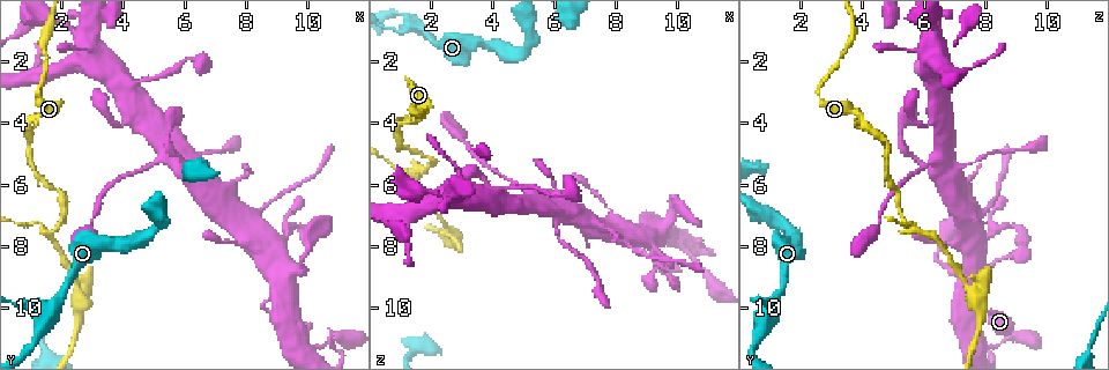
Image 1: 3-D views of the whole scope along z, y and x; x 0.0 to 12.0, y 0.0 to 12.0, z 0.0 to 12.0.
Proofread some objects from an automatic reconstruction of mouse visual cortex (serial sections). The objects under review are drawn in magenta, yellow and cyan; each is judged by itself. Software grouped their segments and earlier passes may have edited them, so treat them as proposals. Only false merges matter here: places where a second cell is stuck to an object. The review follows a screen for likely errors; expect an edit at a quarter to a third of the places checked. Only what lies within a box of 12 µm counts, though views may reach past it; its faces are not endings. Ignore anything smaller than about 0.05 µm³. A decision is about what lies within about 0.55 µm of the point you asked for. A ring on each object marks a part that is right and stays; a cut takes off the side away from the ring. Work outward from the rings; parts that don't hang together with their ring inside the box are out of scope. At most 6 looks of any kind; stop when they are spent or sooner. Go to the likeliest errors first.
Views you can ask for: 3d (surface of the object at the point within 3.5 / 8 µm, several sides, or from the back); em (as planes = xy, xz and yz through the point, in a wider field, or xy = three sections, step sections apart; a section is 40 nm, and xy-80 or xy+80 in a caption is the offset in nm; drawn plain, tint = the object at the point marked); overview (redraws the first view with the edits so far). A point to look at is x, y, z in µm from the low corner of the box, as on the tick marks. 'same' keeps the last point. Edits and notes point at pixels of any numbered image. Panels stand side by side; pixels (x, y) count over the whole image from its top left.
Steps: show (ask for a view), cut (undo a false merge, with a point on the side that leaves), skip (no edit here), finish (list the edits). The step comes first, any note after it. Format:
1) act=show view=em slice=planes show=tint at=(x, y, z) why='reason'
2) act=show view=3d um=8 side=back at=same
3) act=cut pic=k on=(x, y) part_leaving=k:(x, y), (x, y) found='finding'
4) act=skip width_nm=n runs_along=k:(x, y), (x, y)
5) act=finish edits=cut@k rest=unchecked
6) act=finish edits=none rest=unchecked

act=show view=3d um=8 at=(1.5, 7.4, 5.7) why='sharp bend'

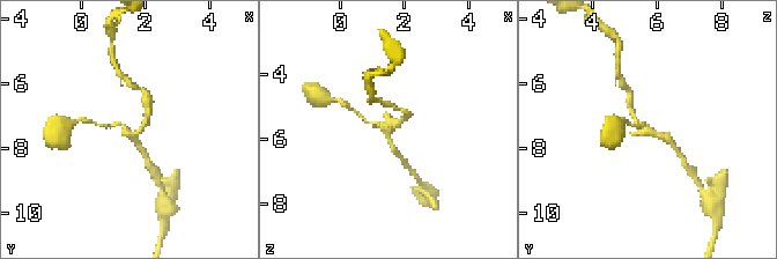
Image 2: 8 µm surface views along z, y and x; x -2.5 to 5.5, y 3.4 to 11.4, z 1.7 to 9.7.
act=show view=3d um=3.5 at=(1.5, 7.5, 5.8)

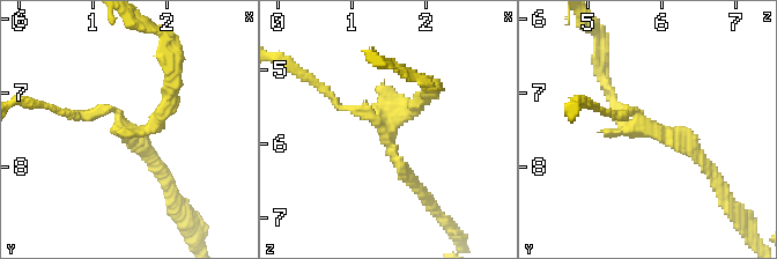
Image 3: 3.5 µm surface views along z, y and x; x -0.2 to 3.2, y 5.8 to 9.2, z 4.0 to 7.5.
act=show view=em slice=xy step=5 show=tint at=(1.50, 7.50, 5.70)

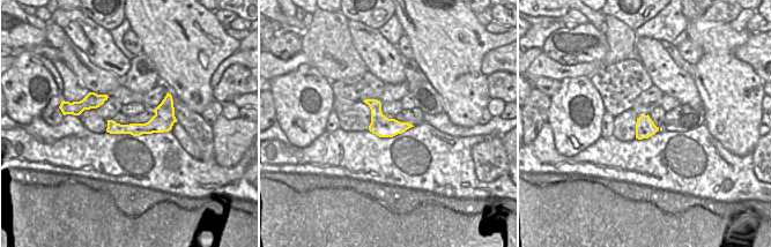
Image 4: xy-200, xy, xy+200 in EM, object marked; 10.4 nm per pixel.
act=skip runs_along=4:(170, 104), (147, 128), (110, 129) found='one cell here'

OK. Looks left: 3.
act=show view=3d um=3.5 at=(5.5, 5.1, 6.4) why='side arm on a straight run'

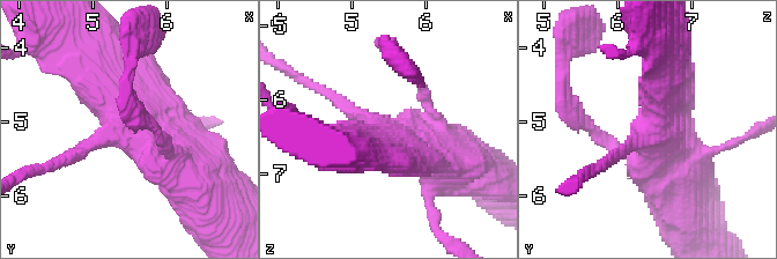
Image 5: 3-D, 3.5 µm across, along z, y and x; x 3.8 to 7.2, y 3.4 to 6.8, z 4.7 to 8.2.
act=show view=em slice=xy step=1 show=plain at=(5.40, 5.15, 6.45) why='now the EM'

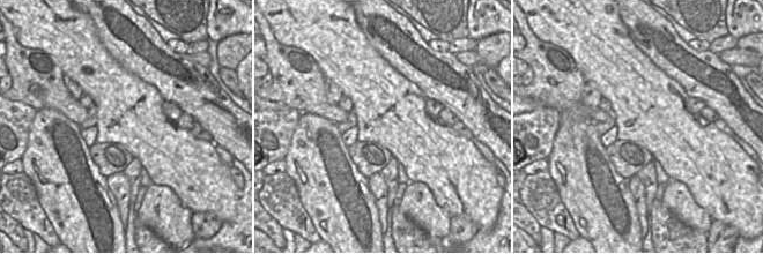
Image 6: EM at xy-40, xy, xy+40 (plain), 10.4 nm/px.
act=show view=em slice=xy step=1 show=tint at=same

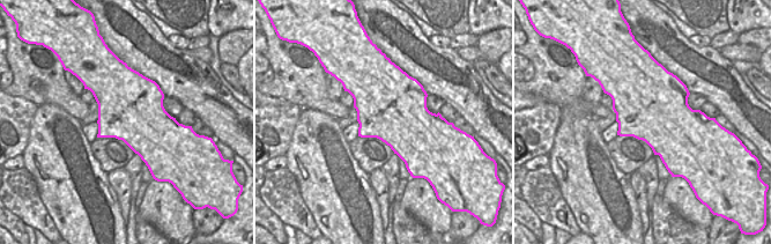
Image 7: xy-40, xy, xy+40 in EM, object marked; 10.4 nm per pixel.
act=skip width_nm=750 runs_along=5:(193, 176), (89, 73), (86, 59) found='continuous, no second cell'

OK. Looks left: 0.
act=finish edits=none rest=unchecked

